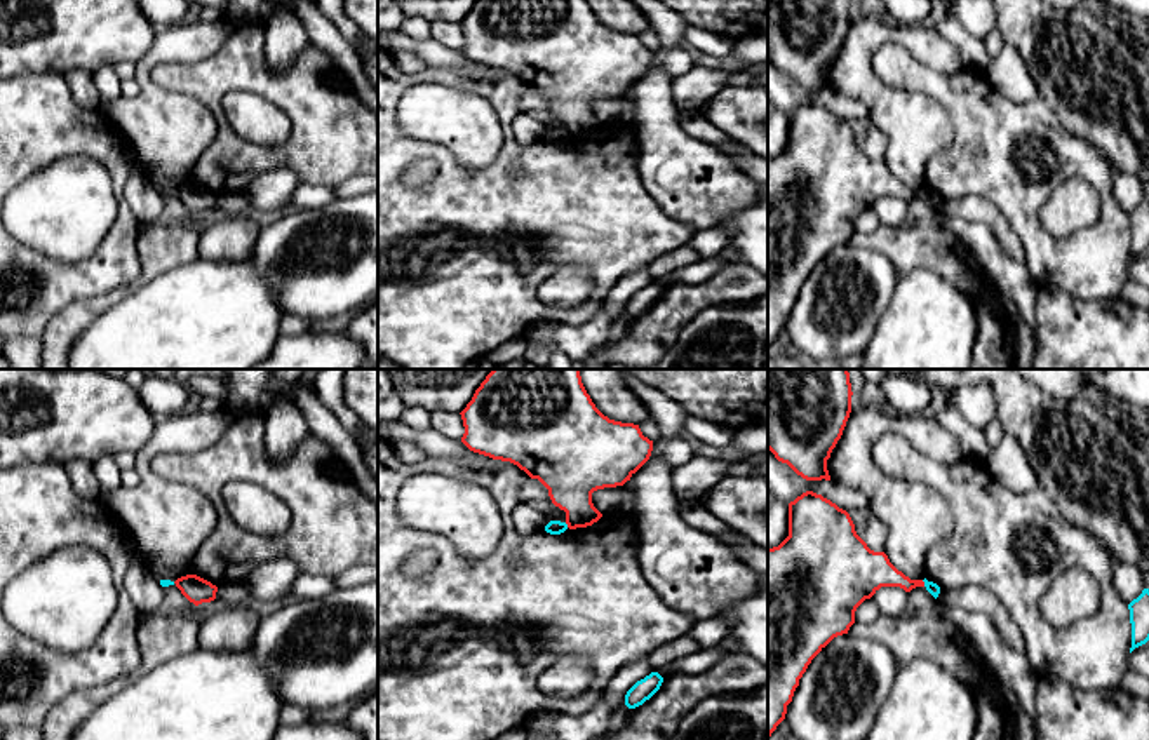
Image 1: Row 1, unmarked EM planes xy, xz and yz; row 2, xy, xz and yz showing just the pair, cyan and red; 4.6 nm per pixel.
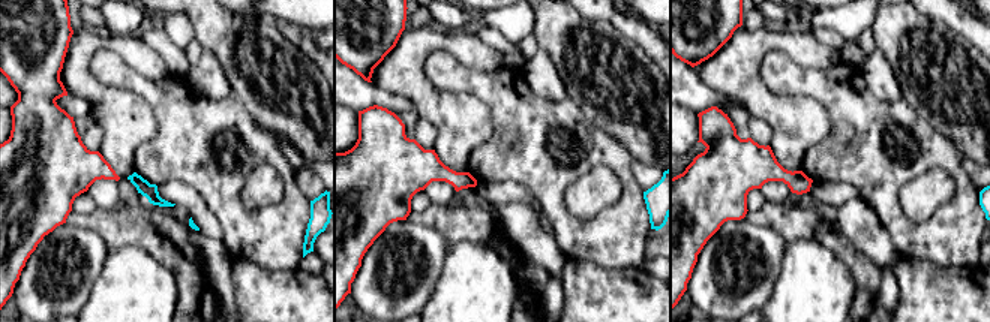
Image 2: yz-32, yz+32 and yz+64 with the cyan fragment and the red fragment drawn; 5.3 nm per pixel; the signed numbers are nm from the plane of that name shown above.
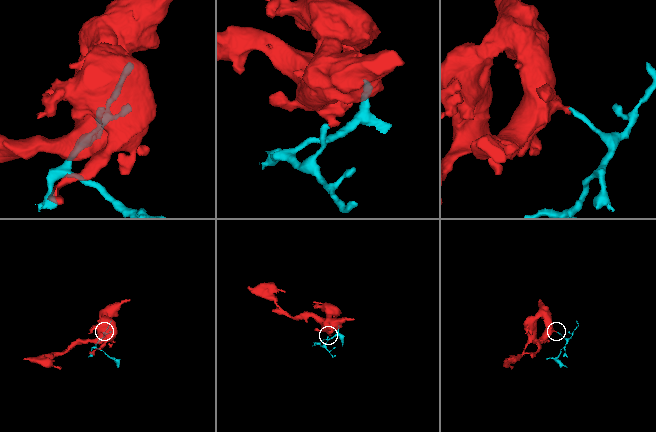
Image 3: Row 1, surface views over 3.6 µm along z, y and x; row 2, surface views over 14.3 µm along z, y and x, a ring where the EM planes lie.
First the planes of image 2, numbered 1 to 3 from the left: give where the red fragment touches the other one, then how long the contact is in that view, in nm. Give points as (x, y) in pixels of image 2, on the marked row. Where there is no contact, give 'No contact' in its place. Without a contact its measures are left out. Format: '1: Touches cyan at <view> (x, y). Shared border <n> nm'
1: No contact
2: No contact
3: No contact

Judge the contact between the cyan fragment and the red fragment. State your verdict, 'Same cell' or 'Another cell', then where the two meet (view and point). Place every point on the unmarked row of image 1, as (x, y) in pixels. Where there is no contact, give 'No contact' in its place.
Another cell. Touches cyan at yz (925, 194)

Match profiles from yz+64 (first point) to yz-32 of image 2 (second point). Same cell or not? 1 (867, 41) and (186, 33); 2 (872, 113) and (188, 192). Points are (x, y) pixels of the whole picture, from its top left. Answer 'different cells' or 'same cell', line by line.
1: different cells
2: different cells

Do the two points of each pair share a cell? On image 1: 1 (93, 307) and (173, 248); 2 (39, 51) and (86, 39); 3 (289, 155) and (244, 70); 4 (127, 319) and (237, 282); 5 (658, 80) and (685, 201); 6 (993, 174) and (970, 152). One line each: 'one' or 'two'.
1: one
2: one
3: one
4: one
5: one
6: one

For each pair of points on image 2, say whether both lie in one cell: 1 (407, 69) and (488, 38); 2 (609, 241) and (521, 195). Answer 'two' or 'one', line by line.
1: two
2: two

